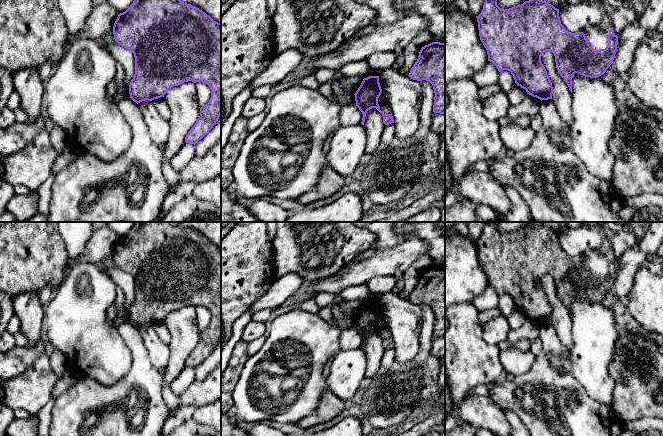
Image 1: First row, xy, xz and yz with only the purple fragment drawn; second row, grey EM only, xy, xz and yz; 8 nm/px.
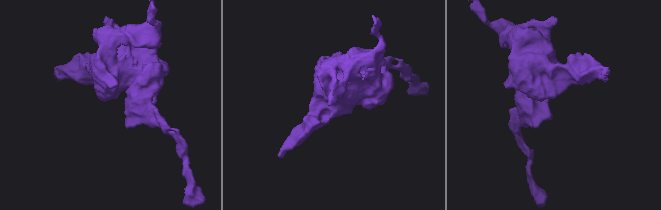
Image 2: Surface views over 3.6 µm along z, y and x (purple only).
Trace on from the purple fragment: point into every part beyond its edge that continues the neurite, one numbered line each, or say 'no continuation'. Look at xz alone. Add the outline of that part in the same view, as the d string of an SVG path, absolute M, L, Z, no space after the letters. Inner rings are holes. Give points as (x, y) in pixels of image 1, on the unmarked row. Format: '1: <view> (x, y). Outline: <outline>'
no continuation

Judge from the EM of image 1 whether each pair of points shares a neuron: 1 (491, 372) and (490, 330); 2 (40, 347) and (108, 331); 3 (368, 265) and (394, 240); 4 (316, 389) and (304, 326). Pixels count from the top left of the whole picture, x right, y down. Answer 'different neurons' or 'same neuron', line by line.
1: different neurons
2: different neurons
3: different neurons
4: same neuron

